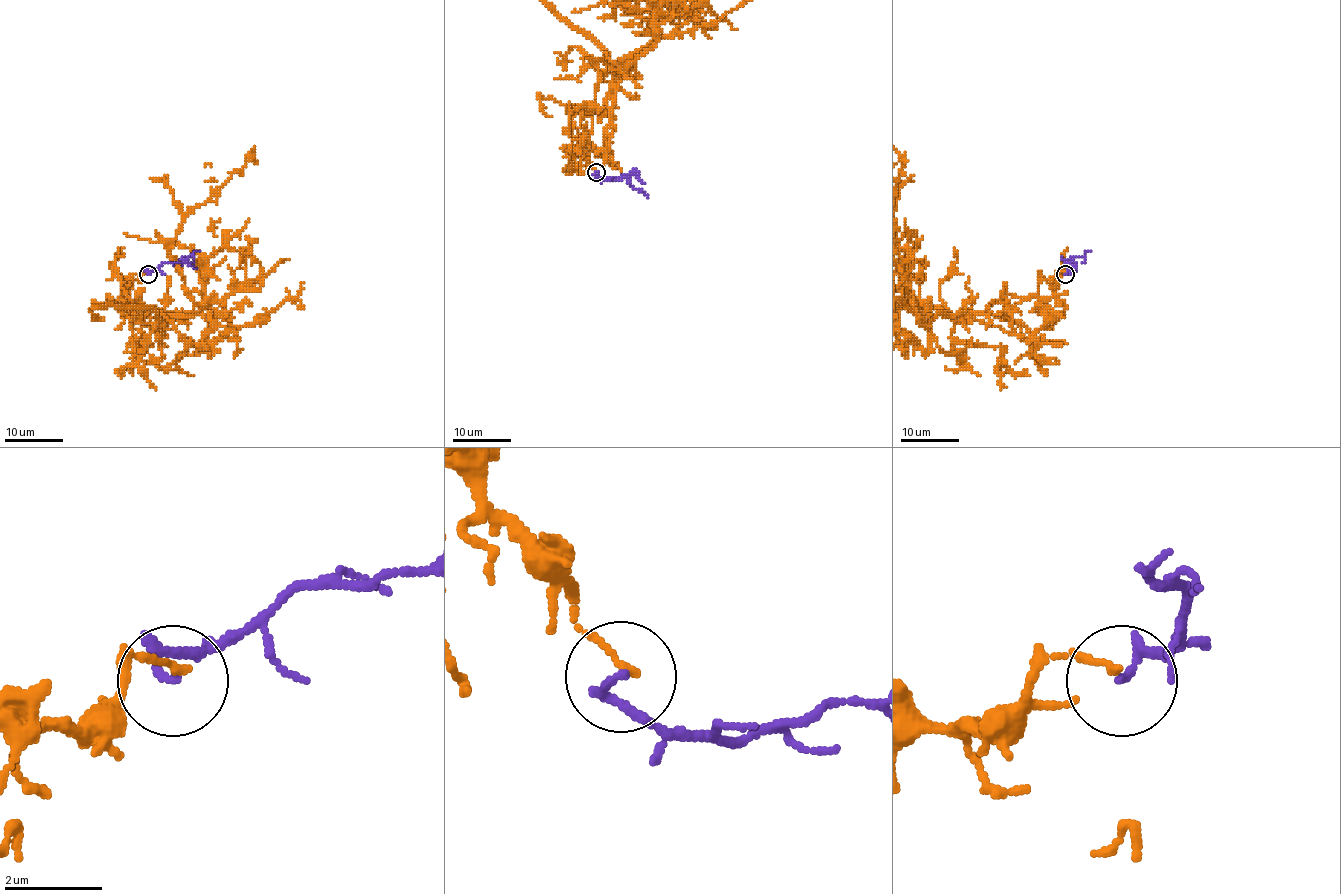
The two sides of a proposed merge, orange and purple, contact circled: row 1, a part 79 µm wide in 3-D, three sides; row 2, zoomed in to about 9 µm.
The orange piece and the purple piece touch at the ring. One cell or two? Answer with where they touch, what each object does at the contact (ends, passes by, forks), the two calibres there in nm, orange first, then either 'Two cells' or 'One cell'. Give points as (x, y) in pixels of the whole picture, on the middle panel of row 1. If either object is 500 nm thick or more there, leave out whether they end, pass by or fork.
Place: (596, 172). At the ring orange ends. At the ring purple ends. Thickness 150 nm (orange) against 170 nm. Two cells

